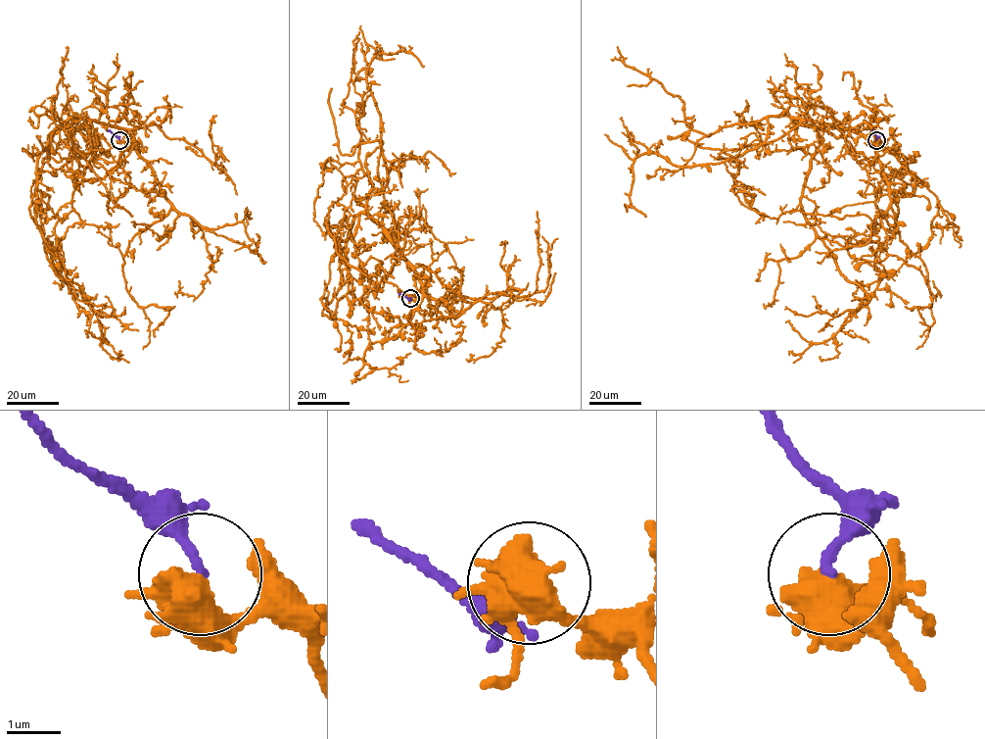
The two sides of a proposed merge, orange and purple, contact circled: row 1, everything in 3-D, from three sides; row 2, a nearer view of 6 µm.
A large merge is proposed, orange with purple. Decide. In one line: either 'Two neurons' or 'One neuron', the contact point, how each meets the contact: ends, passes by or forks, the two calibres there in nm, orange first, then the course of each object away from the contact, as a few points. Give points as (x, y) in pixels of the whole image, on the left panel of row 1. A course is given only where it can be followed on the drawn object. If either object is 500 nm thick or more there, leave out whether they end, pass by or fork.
Two neurons. Place: (119, 140). At the ring orange forks. At the ring purple ends. Thickness 480 nm (orange) against 160 nm. Course of orange: (119, 140), (131, 145), (123, 129), (70, 119), (38, 159), (44, 251), (93, 322). Course of purple: (119, 140), (107, 130)

